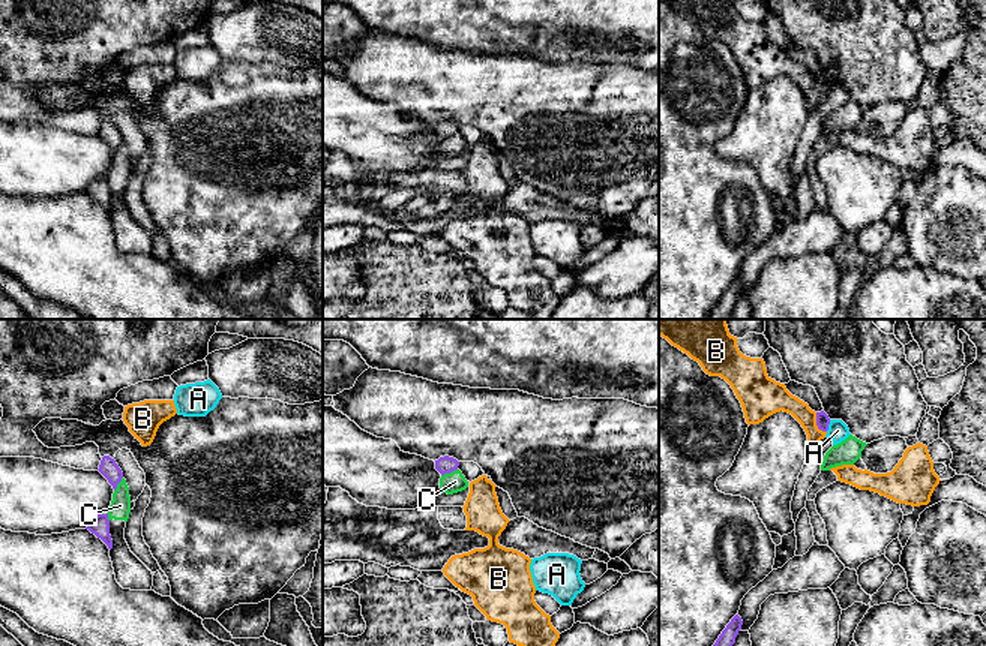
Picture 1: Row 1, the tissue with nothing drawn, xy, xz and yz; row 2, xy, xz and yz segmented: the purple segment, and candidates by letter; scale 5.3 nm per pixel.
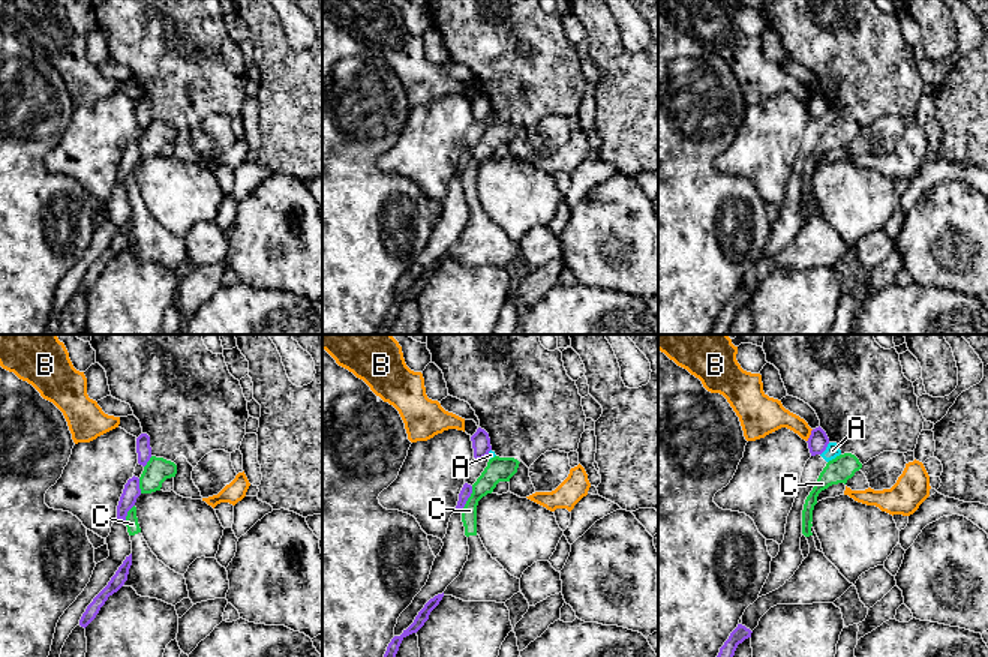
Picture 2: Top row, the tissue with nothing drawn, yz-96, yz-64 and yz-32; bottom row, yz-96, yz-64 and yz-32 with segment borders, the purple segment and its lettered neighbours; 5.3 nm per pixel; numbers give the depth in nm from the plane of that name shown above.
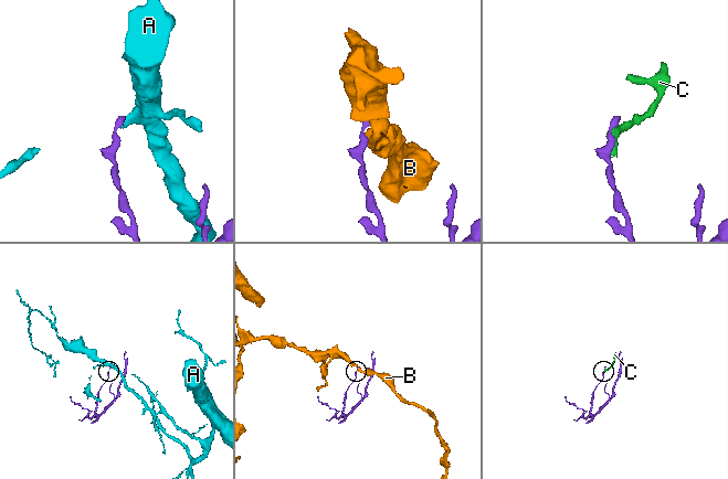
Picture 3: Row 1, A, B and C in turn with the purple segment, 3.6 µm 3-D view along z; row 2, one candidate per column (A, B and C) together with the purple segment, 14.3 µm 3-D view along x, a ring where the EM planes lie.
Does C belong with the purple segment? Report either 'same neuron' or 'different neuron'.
different neuron

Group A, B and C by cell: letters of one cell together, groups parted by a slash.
A / B / C

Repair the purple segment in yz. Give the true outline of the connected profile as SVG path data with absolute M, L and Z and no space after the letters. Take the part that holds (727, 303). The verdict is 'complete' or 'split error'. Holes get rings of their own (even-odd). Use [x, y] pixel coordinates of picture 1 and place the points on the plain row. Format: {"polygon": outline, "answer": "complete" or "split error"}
{"polygon": "M735 279L726 292L722 295L713 312L708 315L707 319L728 319L732 309L735 307L735 301L741 294L743 285L738 279Z", "answer": "complete"}

